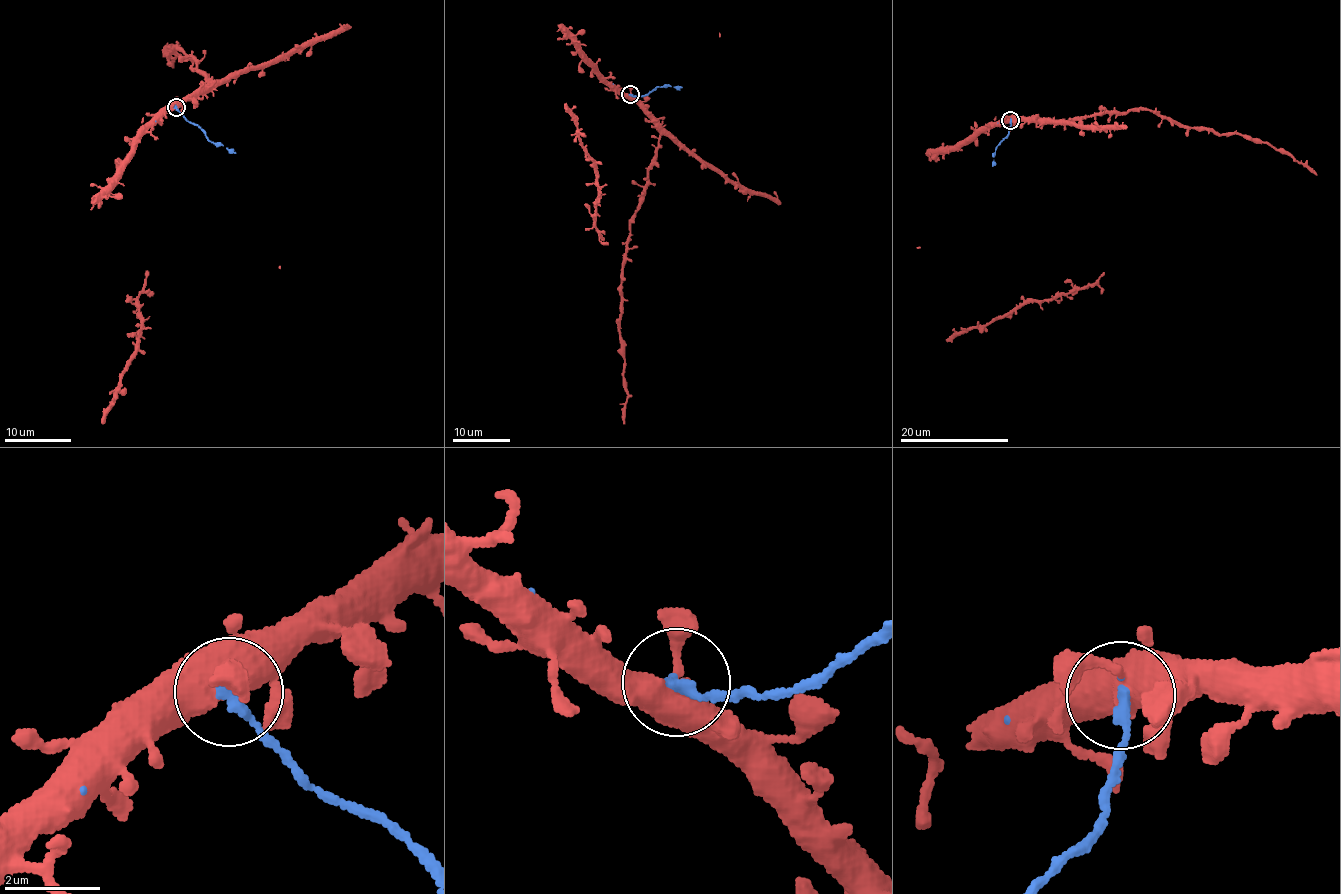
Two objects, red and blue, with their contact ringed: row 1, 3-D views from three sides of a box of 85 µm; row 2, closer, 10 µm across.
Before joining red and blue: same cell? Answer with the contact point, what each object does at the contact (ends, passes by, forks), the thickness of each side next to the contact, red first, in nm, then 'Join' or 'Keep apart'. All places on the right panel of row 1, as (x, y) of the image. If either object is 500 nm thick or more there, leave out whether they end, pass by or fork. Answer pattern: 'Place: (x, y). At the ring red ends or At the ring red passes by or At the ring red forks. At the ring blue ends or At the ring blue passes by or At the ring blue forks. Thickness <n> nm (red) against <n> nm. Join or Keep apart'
Place: (1010, 120). At the ring red forks. At the ring blue ends. Thickness 460 nm (red) against 200 nm. Join

